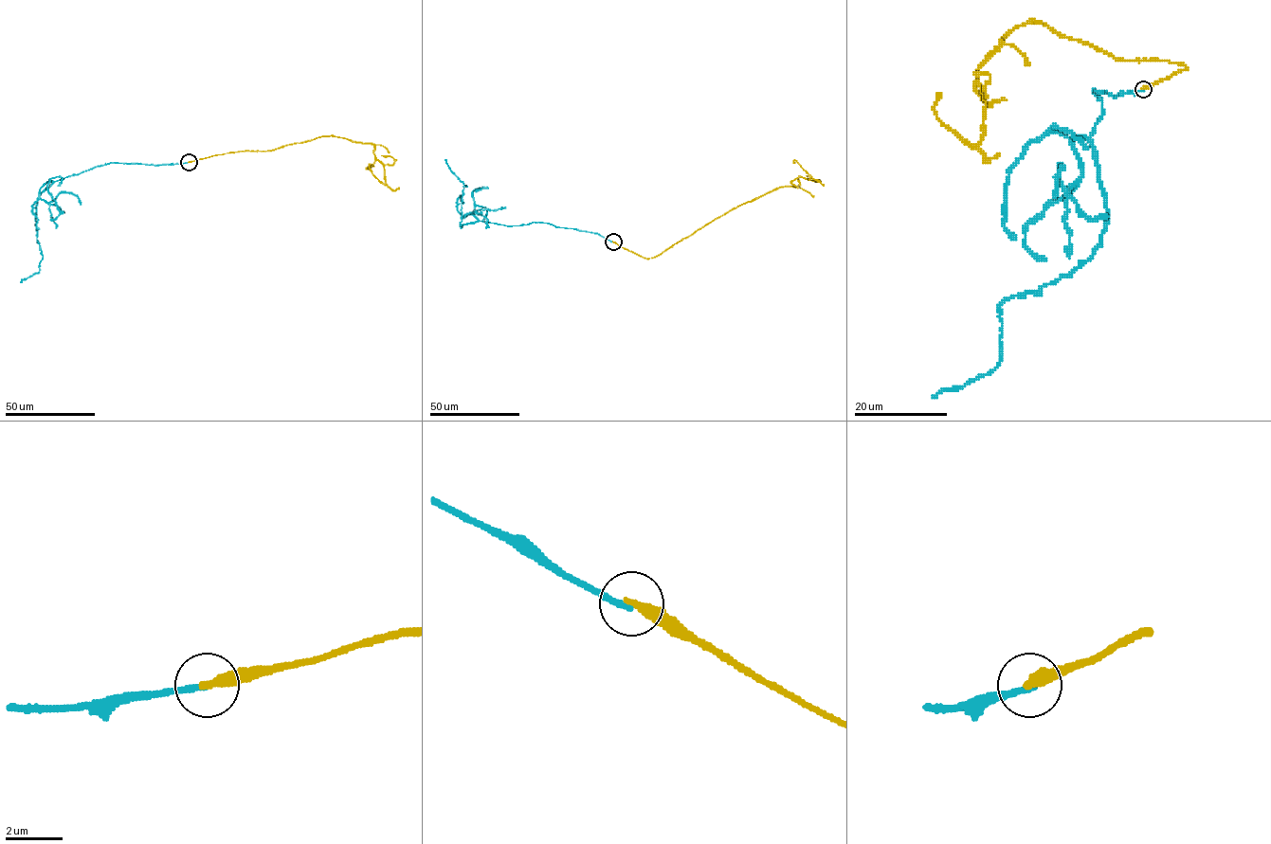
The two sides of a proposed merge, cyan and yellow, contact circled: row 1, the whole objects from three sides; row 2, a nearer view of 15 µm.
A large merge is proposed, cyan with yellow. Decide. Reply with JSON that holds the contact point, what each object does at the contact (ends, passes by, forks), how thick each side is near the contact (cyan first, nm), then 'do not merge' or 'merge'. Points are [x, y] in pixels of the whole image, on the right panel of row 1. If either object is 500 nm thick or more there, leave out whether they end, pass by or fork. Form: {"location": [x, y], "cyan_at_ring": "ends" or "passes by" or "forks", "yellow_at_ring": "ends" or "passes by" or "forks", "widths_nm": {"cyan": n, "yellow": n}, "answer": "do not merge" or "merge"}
{"location": [1143, 89], "cyan_at_ring": "ends", "yellow_at_ring": "ends", "widths_nm": {"cyan": 240, "yellow": 400}, "answer": "do not merge"}

